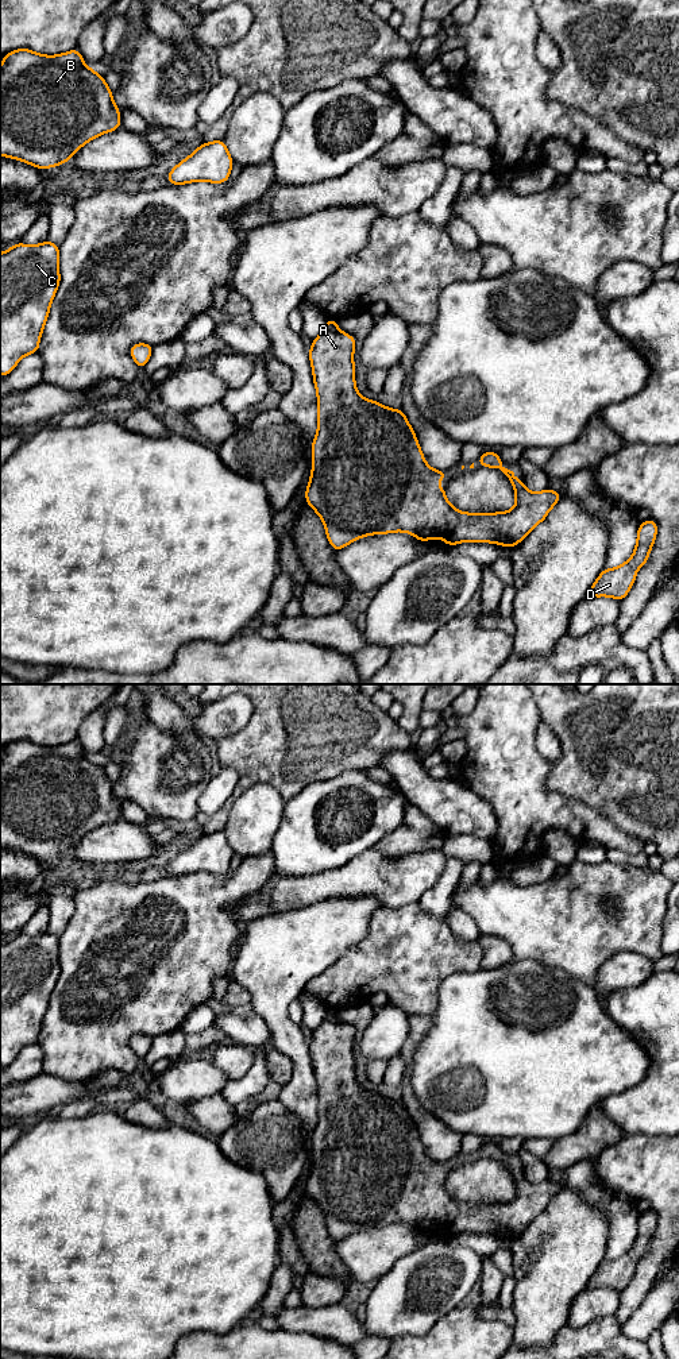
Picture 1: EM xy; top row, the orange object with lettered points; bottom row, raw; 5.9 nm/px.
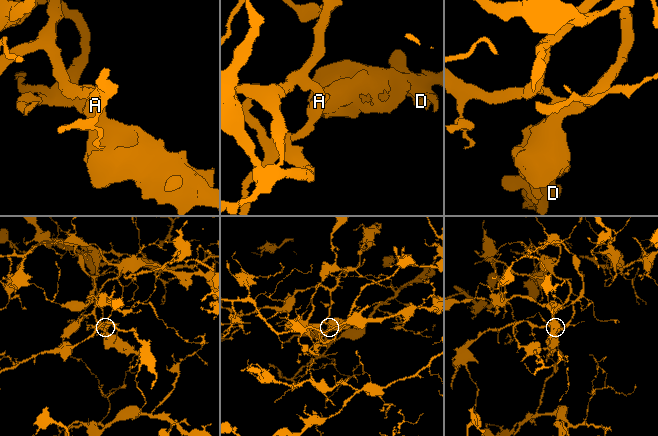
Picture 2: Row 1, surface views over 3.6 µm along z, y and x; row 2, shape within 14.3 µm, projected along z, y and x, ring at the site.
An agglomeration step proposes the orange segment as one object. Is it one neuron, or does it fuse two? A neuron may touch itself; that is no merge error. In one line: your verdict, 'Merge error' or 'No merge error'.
Merge error

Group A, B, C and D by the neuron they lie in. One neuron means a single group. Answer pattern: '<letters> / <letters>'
A B D / C

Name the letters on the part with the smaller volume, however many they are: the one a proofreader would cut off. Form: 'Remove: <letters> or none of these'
Remove: A, B, D

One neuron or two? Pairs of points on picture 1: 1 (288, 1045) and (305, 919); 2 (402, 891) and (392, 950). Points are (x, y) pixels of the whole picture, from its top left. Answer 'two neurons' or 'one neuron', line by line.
1: one neuron
2: two neurons

